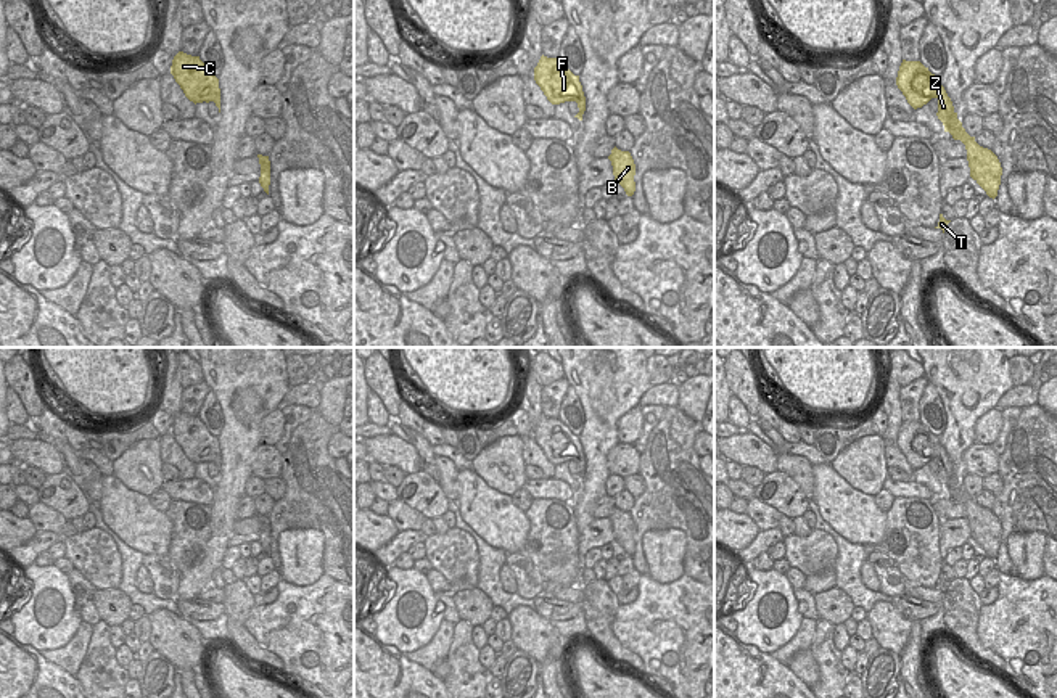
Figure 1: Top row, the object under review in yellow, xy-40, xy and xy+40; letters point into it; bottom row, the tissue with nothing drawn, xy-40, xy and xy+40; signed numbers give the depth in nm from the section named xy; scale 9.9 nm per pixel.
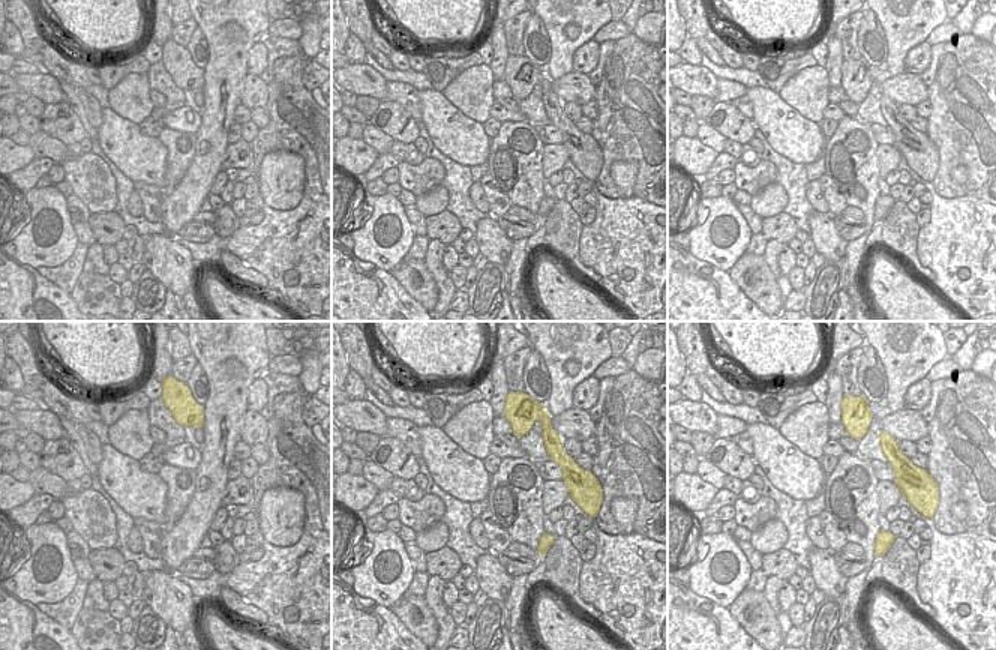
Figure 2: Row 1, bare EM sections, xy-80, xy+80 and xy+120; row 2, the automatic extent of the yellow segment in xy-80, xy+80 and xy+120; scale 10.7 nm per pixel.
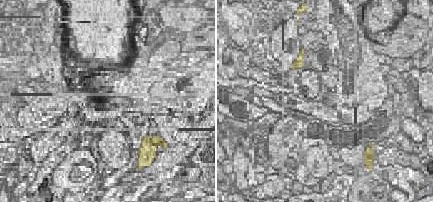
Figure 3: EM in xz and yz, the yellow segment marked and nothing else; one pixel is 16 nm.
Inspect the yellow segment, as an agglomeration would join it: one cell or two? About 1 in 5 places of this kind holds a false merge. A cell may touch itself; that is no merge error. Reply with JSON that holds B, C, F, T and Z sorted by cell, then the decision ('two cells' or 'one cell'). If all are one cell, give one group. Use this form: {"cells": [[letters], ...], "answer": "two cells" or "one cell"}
{"cells": [["B", "C", "F", "T", "Z"]], "answer": "one cell"}

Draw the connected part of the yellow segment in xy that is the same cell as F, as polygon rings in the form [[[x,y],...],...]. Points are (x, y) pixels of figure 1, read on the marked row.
[[[542,55],[534,68],[534,80],[552,105],[576,101],[579,113],[574,117],[582,121],[586,96],[579,76],[574,76],[558,58]]]

